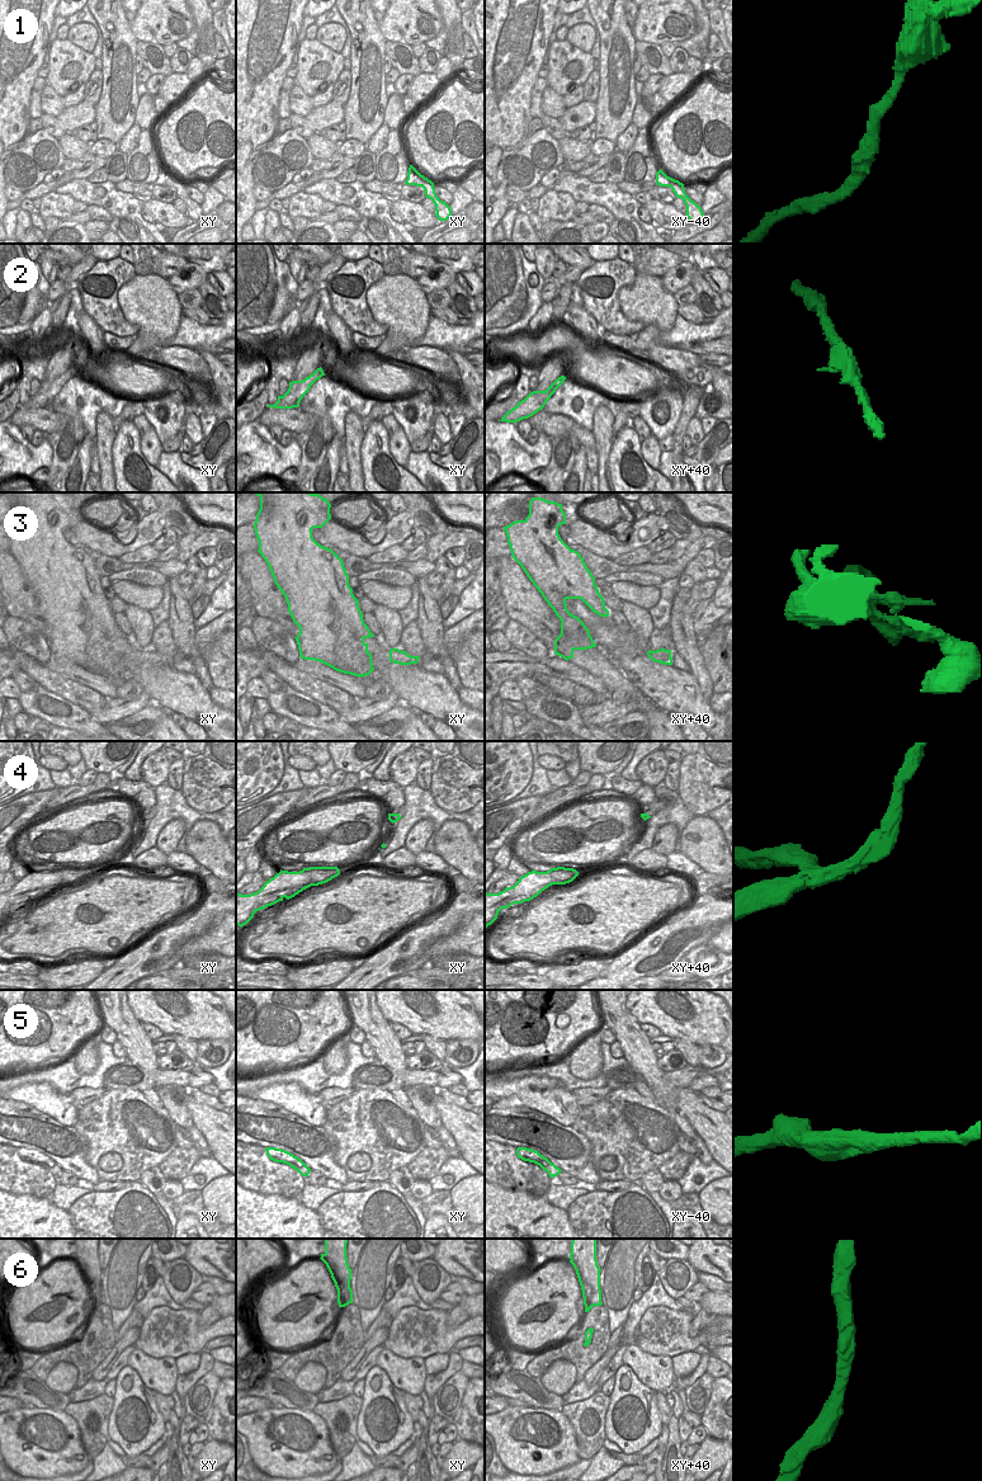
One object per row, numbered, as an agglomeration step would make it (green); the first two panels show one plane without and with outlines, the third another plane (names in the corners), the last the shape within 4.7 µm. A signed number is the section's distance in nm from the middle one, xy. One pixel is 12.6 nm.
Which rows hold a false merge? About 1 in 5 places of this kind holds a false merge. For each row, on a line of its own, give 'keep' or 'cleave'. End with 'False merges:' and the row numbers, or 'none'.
1: keep
2: cleave
3: keep
4: cleave
5: keep
6: keep
False merges: 2, 4

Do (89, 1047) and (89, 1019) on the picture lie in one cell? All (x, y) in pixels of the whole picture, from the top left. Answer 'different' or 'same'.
different

